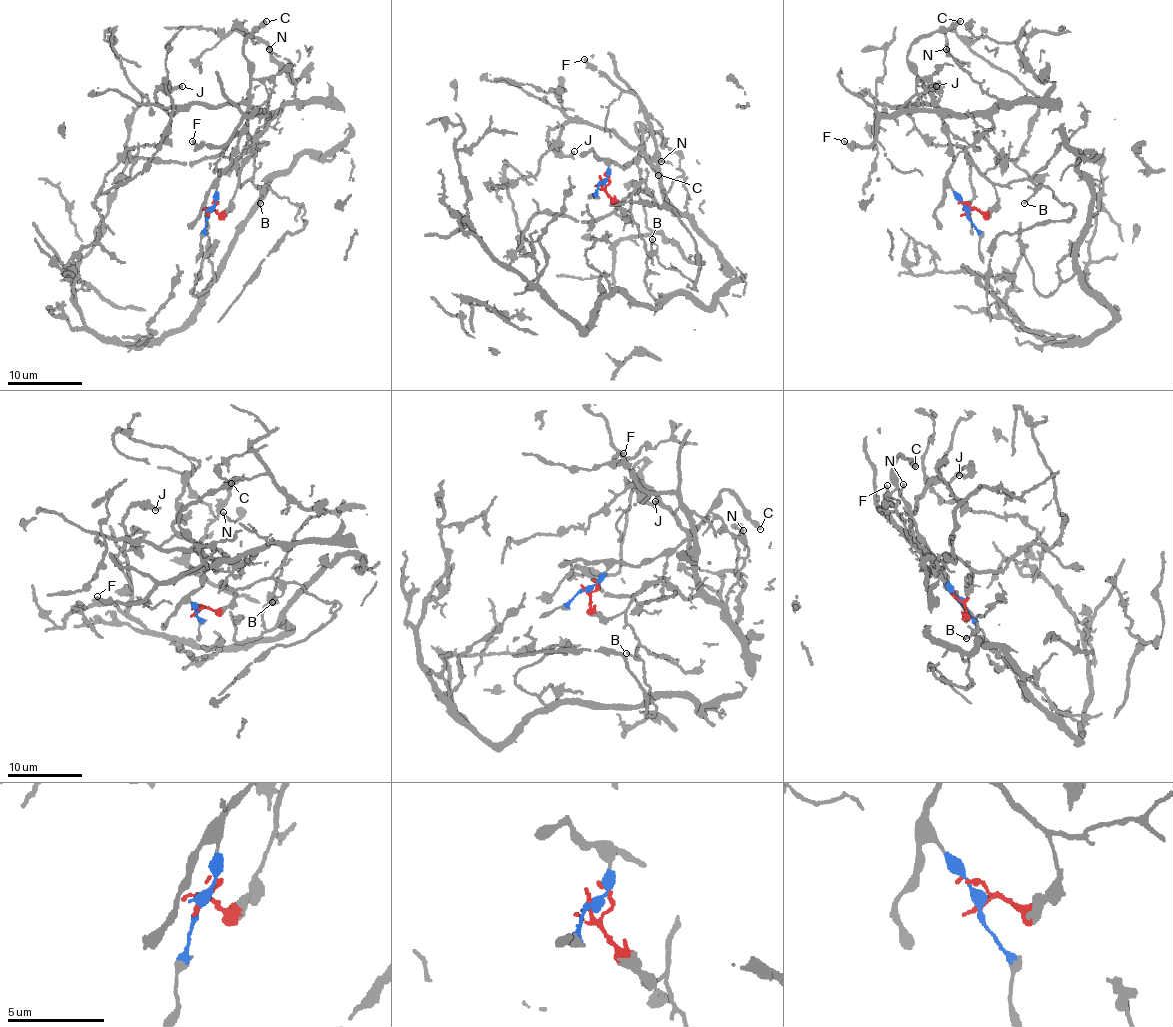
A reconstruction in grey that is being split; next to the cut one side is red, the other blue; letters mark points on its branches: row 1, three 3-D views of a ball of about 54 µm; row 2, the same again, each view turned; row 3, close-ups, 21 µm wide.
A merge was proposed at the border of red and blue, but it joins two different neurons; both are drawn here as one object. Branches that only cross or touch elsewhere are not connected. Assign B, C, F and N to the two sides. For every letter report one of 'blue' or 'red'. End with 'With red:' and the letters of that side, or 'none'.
B: red
C: blue
F: red
N: red
With red: B, F, N

